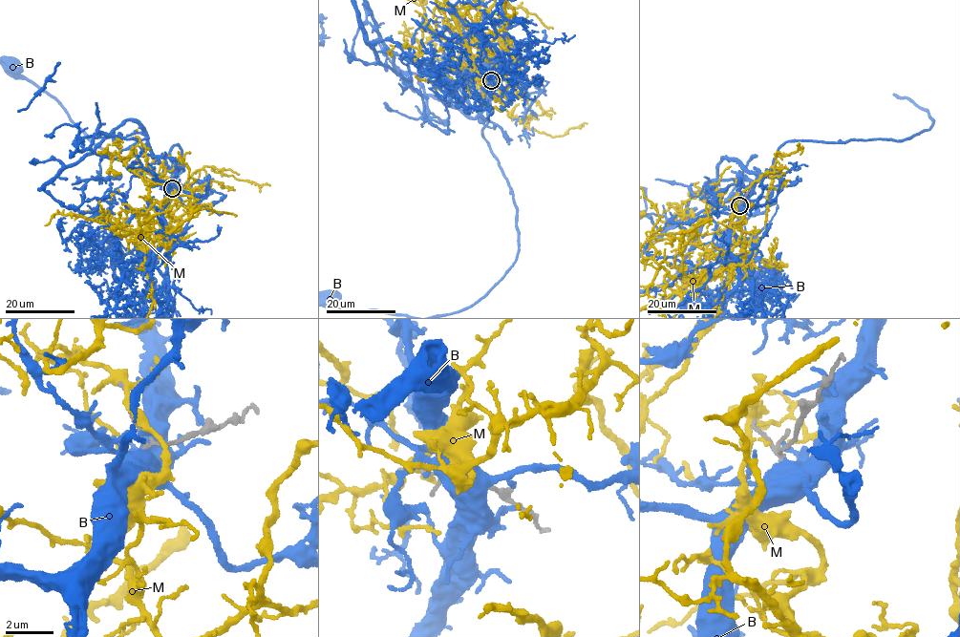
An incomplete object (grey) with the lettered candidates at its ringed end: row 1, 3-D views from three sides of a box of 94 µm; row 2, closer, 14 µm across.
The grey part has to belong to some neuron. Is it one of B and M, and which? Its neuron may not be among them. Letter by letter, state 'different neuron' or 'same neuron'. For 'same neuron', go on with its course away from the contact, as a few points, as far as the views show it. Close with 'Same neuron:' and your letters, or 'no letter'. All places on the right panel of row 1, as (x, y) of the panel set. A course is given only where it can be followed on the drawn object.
B: same neuron
M: different neuron
Same neuron: B

